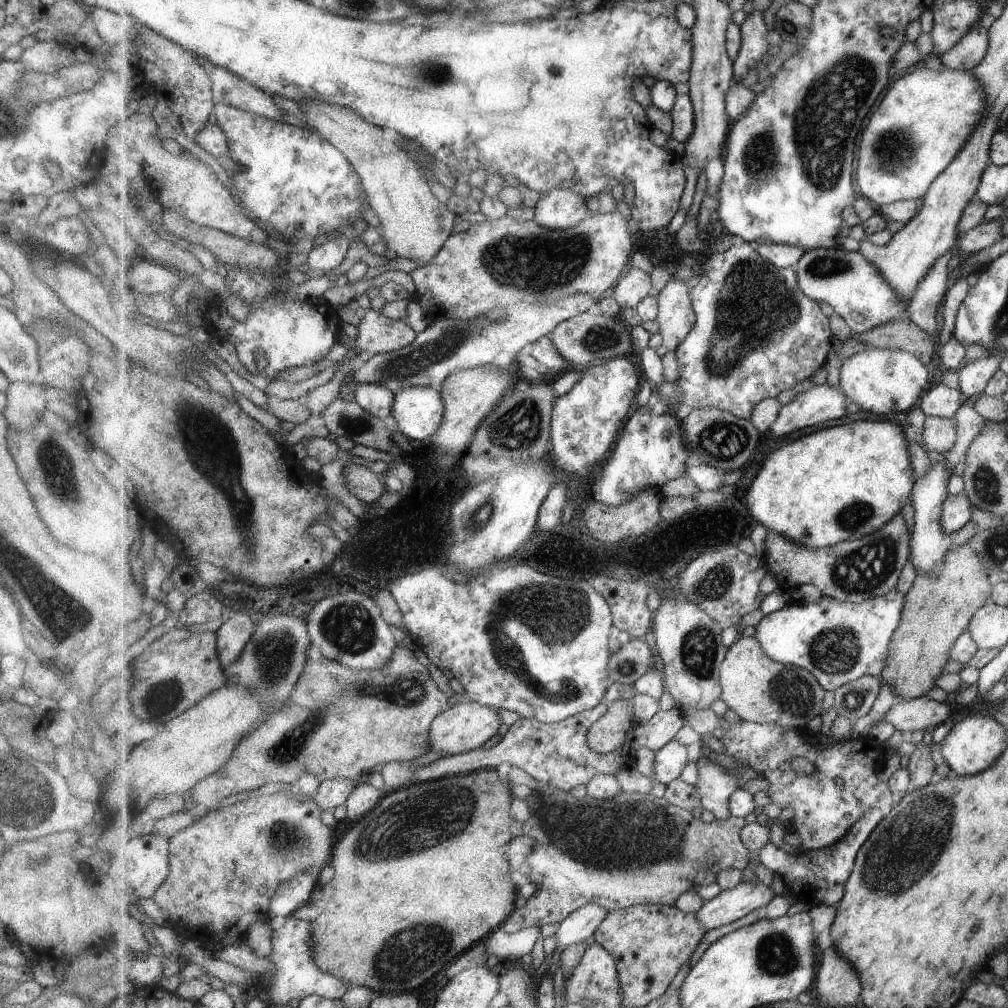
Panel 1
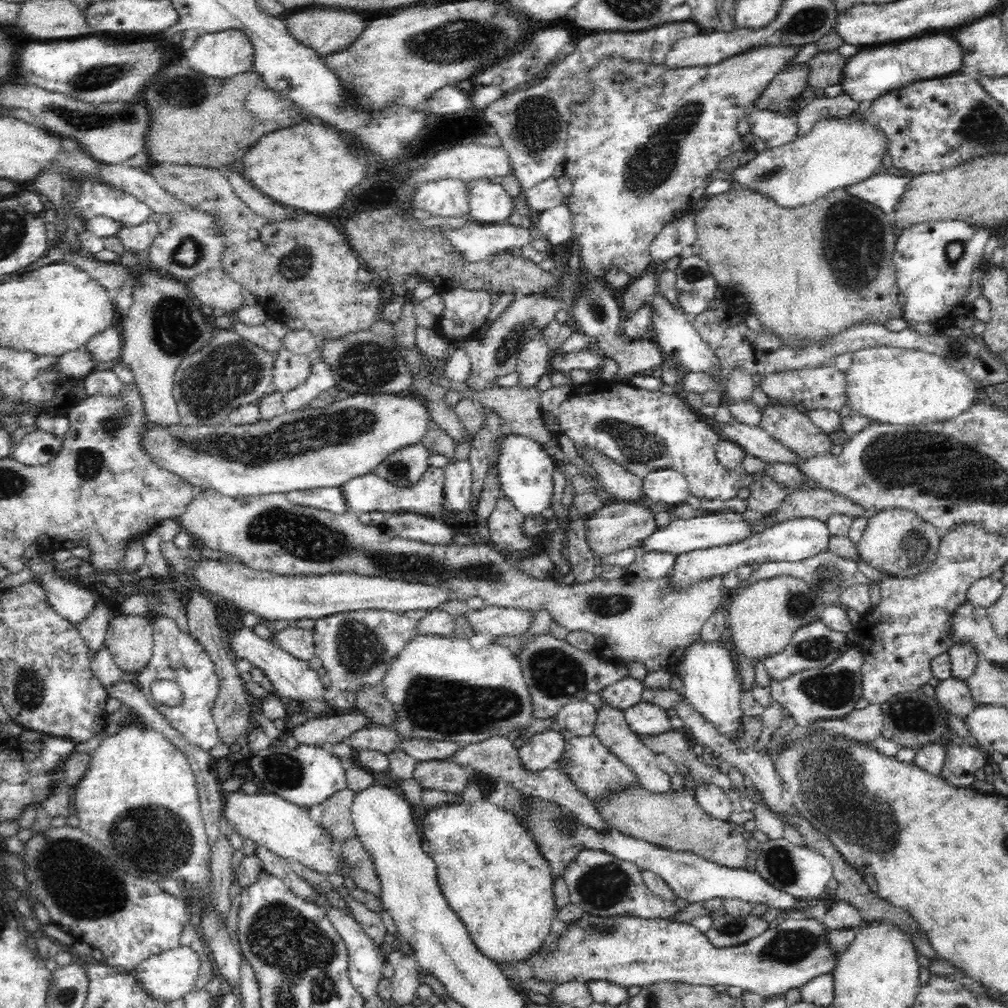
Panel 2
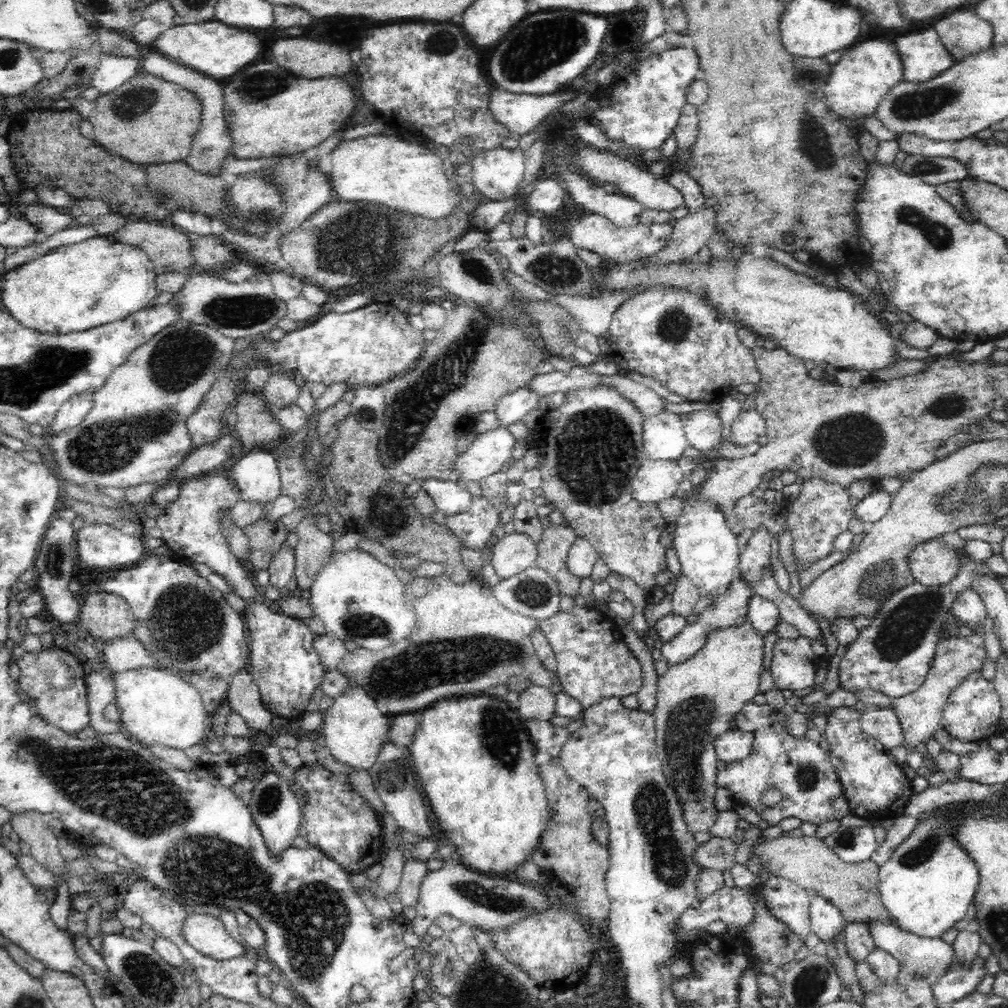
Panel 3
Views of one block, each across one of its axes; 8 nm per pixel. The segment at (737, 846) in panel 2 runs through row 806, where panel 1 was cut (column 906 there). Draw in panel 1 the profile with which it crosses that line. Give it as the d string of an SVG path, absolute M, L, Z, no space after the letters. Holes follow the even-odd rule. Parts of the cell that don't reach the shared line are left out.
M963 544L953 548L949 546L945 556L945 567L937 574L931 572L918 572L919 576L913 588L906 595L907 602L903 608L903 616L898 630L891 640L891 654L887 660L885 670L879 677L882 682L893 686L895 696L901 701L914 700L915 698L928 697L929 692L936 688L935 682L942 676L945 664L951 661L951 646L970 628L971 620L975 614L989 603L996 585L996 579L985 572L983 560L975 552L971 544Z

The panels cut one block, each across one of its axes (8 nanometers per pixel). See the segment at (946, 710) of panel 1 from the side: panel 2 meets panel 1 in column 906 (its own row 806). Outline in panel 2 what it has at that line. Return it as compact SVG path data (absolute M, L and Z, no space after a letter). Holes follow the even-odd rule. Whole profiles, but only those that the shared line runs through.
M700 783L698 786L694 786L695 789L695 800L699 806L714 818L720 820L729 821L732 814L732 800L728 798L729 791L714 783Z

